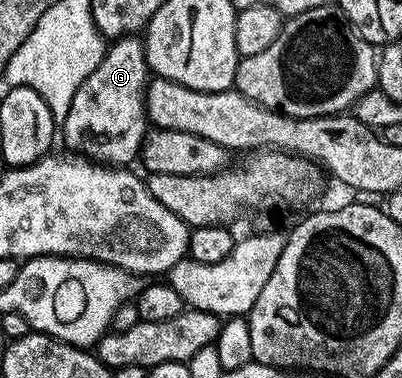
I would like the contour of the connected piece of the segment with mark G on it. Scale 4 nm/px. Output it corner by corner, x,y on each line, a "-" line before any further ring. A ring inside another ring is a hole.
136,34
113,39
105,47
102,62
98,62
94,74
90,74
90,78
86,78
82,86
78,86
74,102
70,102
70,114
66,114
62,121
62,140
64,136
64,144
68,147
65,149
105,166
135,165
140,148
144,145
144,138
150,131
148,110
144,107
149,79
150,69
146,62
143,39

